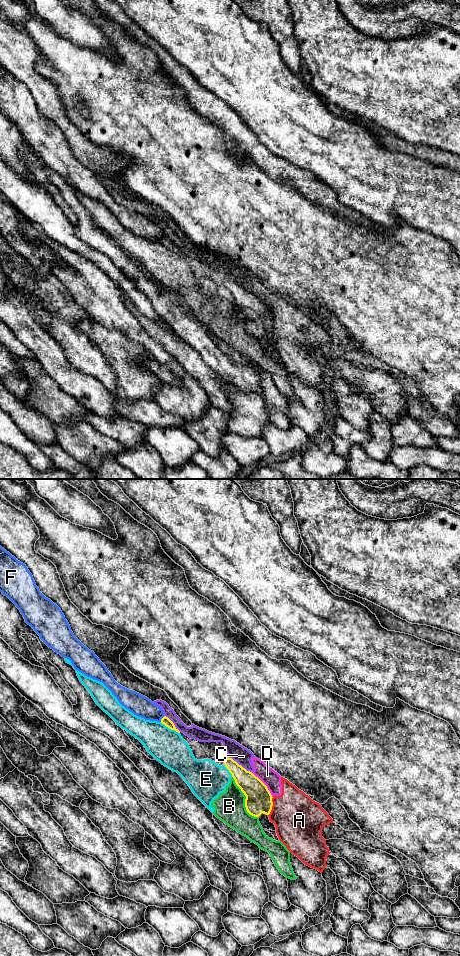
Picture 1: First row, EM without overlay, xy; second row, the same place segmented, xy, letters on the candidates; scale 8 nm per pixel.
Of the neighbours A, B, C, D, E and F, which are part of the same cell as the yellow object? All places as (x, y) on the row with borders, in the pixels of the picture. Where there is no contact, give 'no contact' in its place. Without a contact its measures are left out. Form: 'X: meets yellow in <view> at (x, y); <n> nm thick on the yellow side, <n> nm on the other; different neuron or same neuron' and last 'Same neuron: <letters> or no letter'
A: meets yellow in xy at (272, 805); 220 nm thick on the yellow side, 380 nm on the other; different neuron
B: meets yellow in xy at (245, 799); 220 nm thick on the yellow side, 240 nm on the other; different neuron
C: meets yellow in xy at (240, 765); 180 nm thick on the yellow side, 140 nm on the other; different neuron
D: meets yellow in xy at (264, 784); 220 nm thick on the yellow side, 140 nm on the other; different neuron
E: meets yellow in xy at (170, 728); 70 nm thick on the yellow side, 280 nm on the other; different neuron
F: meets yellow in xy at (162, 718); 70 nm thick on the yellow side, 170 nm on the other; different neuron
Same neuron: no letter

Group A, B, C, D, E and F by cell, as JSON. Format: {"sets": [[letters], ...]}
{"sets": [["A", "D"], ["B", "E"], ["C"], ["F"]]}

